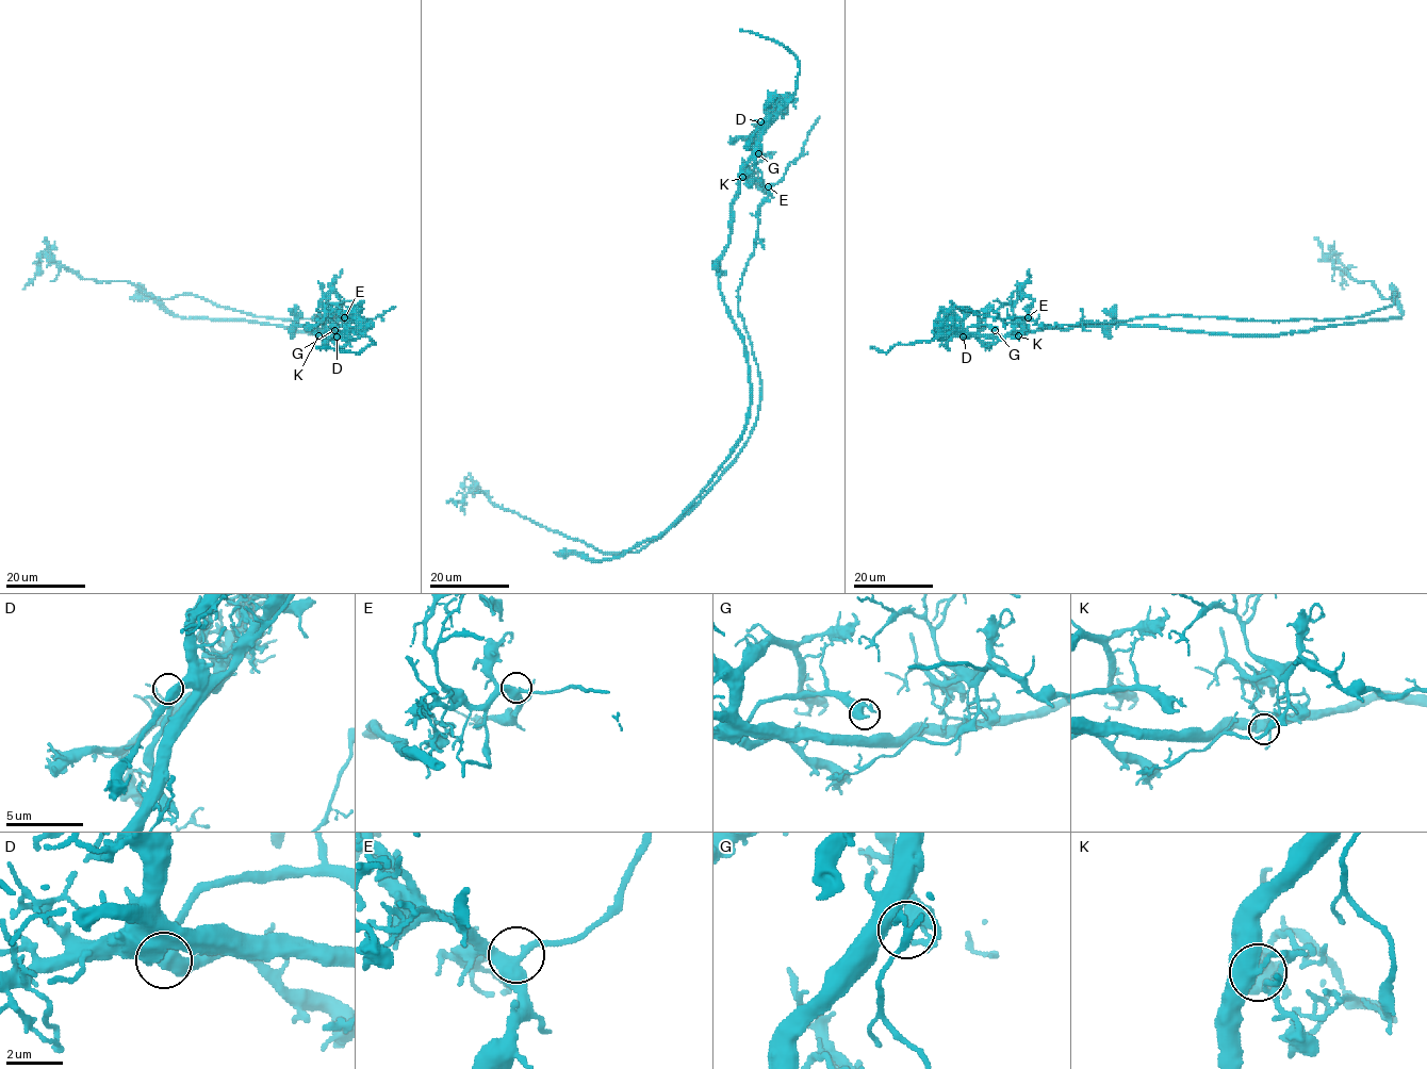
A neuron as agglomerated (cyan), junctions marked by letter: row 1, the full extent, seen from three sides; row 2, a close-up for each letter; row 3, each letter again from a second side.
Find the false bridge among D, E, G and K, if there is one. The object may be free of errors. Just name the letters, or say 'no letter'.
K

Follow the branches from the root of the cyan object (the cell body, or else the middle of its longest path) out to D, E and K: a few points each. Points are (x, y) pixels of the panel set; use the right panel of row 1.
D: (1084, 322), (1046, 326), (1027, 318), (1016, 323), (1015, 334), (963, 336)
E: (1084, 322), (1046, 326), (1028, 317)
K: (1084, 322), (1046, 326), (1028, 318), (1021, 324), (1026, 331), (1017, 334)

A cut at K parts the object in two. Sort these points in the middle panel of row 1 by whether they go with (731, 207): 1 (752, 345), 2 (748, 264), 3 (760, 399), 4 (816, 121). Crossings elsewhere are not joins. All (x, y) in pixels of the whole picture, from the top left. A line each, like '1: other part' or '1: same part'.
1: other part
2: other part
3: other part
4: other part

